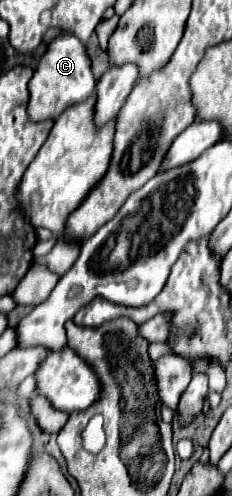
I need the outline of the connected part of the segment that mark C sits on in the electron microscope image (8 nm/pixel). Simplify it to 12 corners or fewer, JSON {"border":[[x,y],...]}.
{"border":[[49,41],[29,81],[29,117],[57,119],[95,91],[87,47]]}

